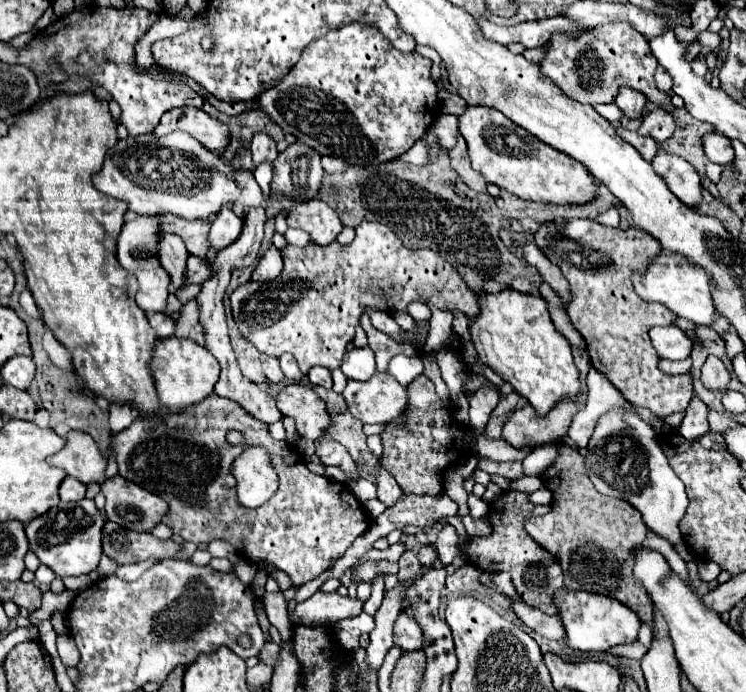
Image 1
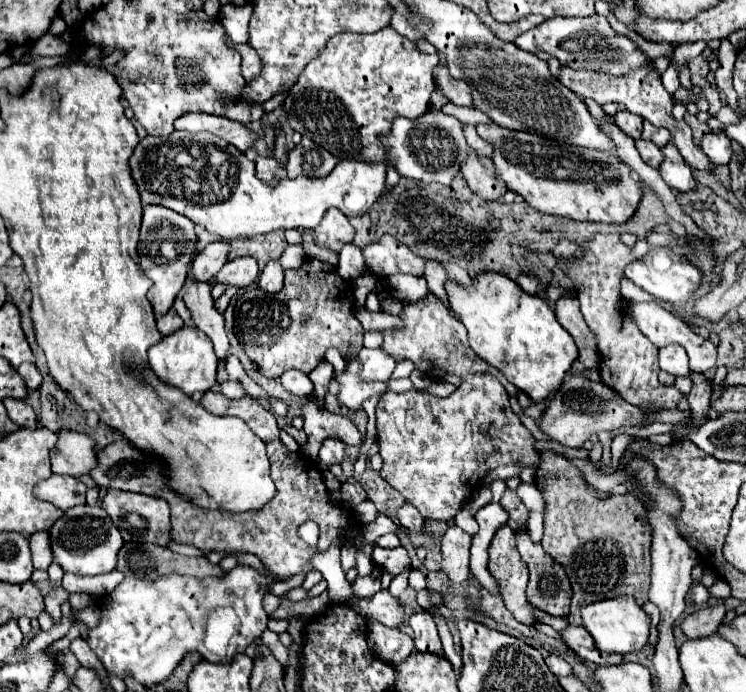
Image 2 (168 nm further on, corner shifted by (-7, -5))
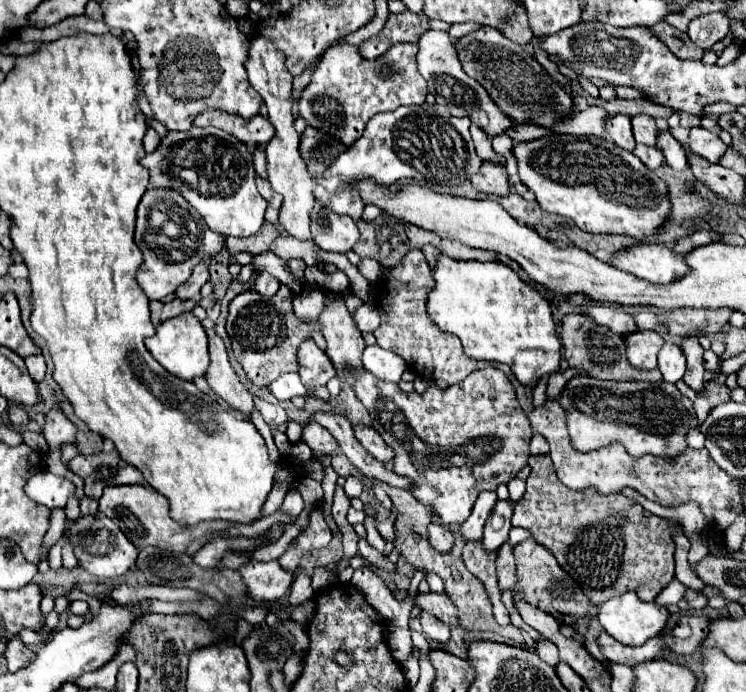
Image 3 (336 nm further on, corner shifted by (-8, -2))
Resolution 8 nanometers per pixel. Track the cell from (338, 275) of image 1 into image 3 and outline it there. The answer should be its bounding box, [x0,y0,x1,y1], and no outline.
[227,285,319,387]

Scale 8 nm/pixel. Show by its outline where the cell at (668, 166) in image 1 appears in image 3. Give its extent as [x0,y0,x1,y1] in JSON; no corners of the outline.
[657,131,687,171]

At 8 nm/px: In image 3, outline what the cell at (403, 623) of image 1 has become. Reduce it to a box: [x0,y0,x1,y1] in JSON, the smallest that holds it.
[421,613,449,641]

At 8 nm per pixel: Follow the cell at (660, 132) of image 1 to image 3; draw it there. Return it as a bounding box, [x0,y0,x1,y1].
[631,115,657,145]

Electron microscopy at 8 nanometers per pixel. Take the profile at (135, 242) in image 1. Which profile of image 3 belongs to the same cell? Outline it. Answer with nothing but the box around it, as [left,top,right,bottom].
[135,189,225,299]

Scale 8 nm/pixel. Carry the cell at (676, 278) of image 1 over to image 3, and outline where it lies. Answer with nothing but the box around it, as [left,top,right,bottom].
[609,245,689,283]

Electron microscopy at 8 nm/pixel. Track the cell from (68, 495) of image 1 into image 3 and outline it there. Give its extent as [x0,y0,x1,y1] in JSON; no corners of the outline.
[25,471,75,509]

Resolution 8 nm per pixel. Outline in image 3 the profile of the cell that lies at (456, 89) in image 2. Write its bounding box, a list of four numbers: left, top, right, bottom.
[417,29,517,137]

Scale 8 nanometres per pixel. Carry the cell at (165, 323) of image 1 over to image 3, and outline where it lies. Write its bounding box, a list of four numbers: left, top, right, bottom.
[161,299,187,321]

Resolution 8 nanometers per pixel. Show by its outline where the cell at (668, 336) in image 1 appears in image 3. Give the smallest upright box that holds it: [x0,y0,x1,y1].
[659,341,685,383]

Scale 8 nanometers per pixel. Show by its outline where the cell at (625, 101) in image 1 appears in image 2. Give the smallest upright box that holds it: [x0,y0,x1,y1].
[614,110,644,140]

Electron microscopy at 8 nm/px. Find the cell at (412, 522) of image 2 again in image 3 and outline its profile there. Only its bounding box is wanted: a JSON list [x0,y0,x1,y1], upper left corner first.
[429,523,455,553]

